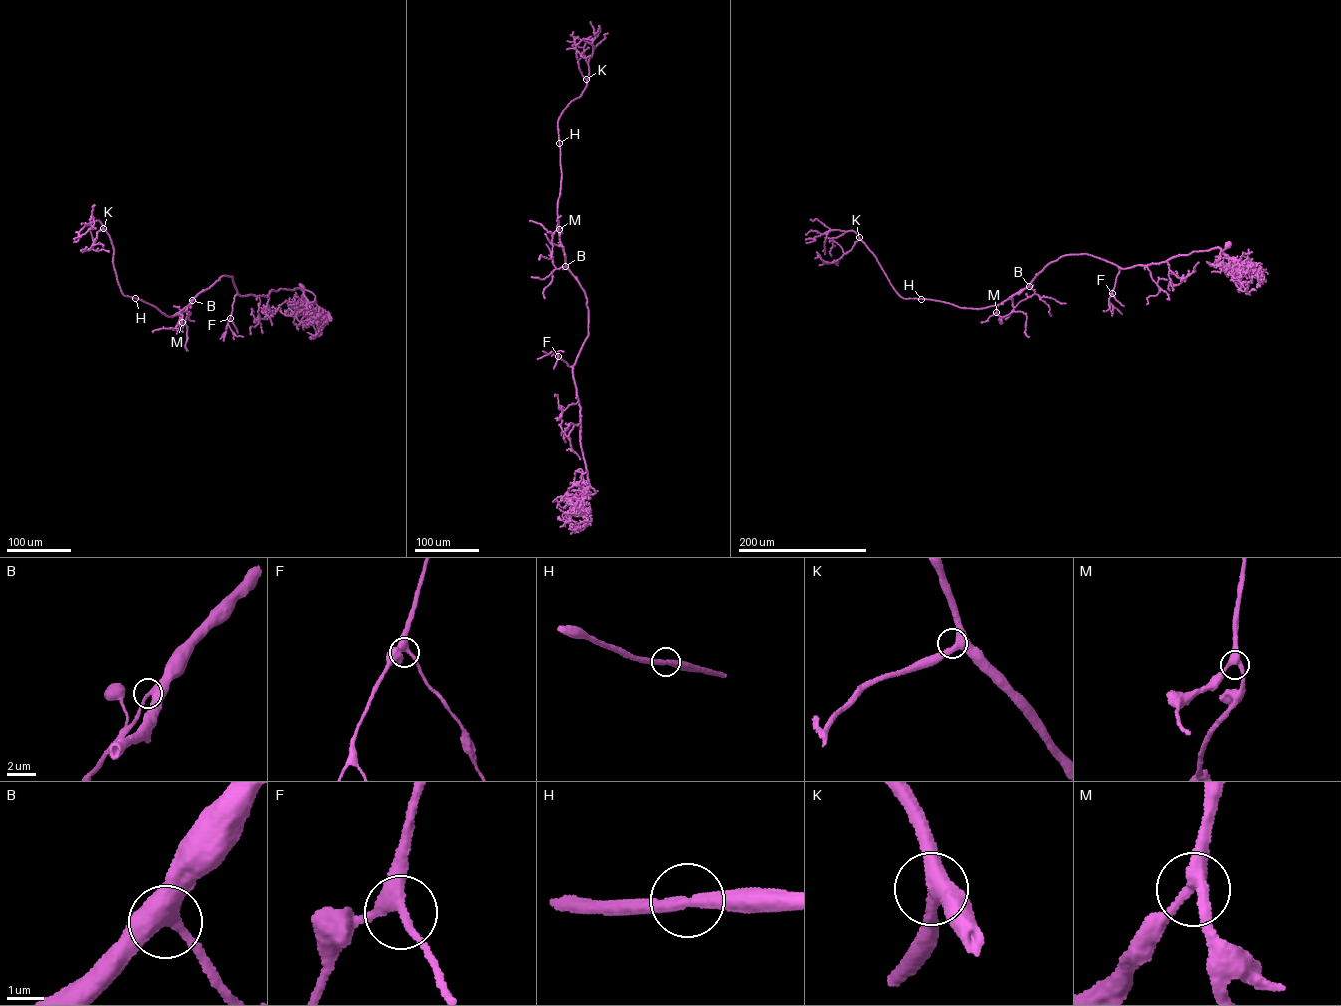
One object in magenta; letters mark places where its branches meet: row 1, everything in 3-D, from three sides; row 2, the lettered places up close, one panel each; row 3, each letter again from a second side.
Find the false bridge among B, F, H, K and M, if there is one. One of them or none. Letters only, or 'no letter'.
no letter

